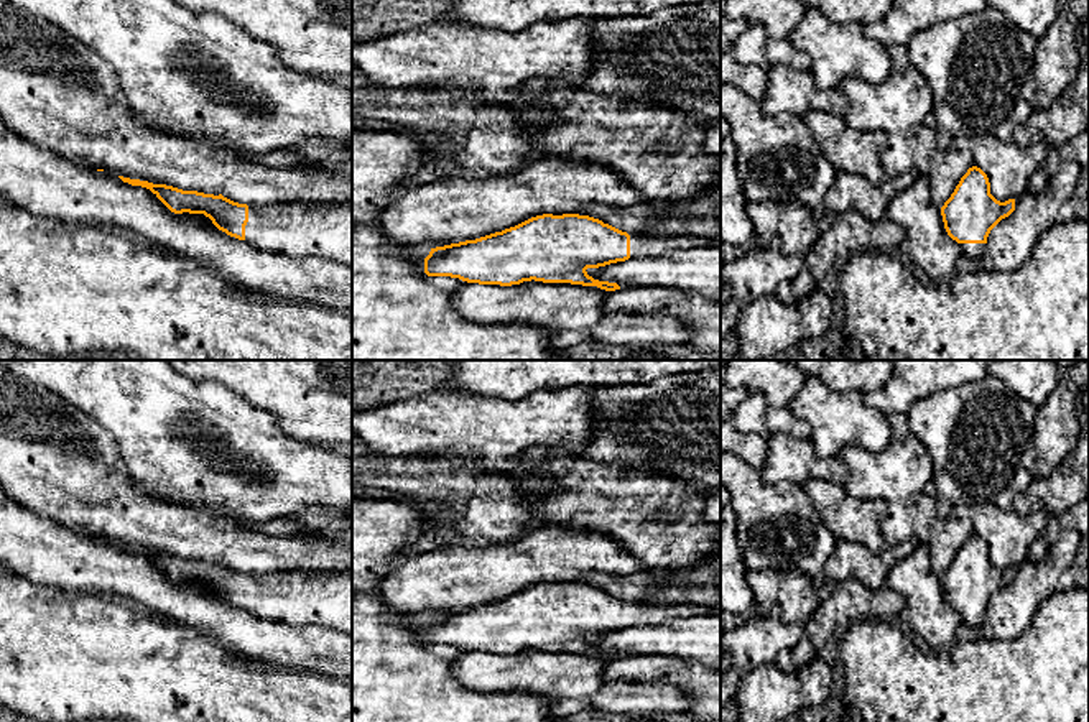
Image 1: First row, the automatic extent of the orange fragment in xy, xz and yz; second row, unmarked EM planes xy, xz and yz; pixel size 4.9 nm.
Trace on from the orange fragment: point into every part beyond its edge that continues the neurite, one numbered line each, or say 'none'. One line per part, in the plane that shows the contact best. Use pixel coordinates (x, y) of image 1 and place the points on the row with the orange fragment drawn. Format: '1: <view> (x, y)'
1: xy (300, 229)

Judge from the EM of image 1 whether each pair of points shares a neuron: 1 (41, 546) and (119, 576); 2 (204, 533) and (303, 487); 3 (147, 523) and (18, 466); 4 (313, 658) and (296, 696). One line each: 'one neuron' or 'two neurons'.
1: one neuron
2: two neurons
3: one neuron
4: two neurons

